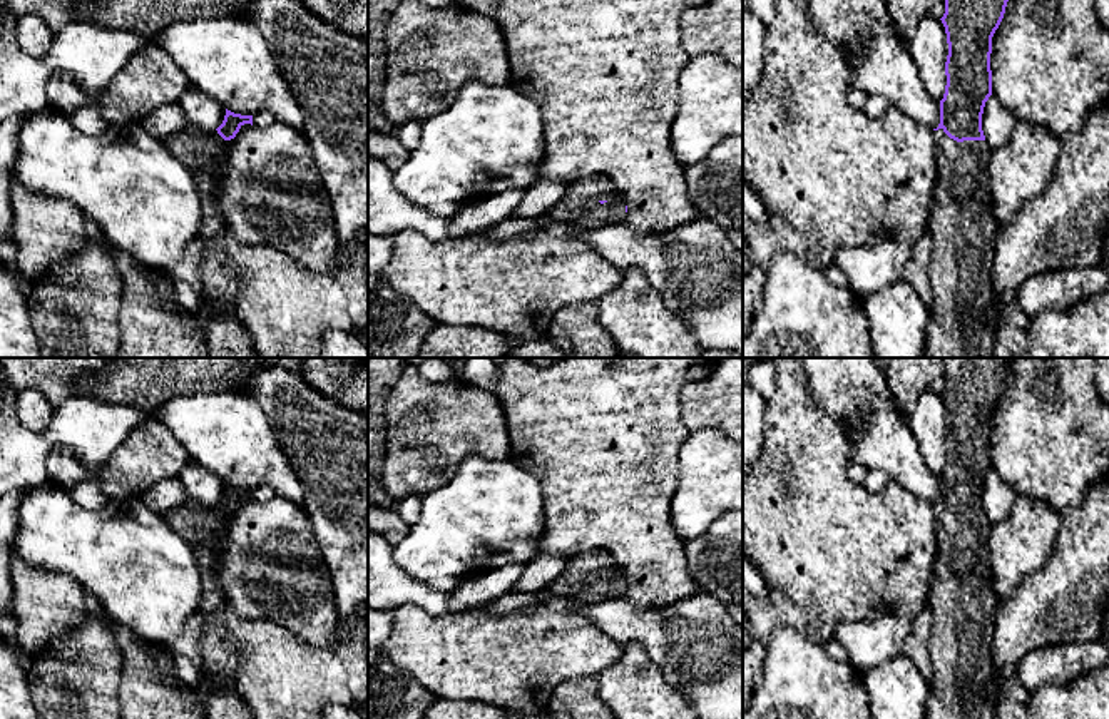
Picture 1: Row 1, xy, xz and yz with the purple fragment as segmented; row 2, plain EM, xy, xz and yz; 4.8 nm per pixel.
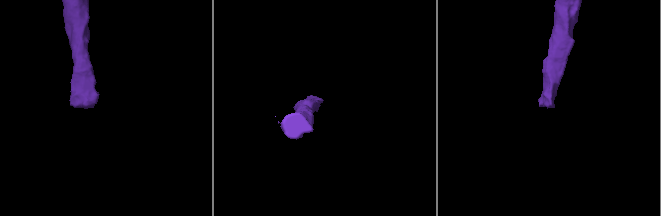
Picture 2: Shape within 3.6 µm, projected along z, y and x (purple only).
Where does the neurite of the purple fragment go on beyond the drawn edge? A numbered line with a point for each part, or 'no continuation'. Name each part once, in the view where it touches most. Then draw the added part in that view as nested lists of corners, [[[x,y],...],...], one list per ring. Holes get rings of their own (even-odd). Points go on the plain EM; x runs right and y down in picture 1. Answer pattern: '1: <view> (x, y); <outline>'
1: yz (962, 602); [[[943,503],[933,505],[935,560],[928,594],[932,612],[930,694],[925,719],[995,719],[995,702],[985,691],[1002,677],[994,667],[992,645],[1000,599],[992,589],[989,542],[992,523],[985,515],[950,513]]]

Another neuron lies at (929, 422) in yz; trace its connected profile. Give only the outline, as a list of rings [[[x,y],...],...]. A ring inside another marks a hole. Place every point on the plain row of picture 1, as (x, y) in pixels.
[[[925,391],[918,396],[915,408],[907,415],[922,456],[933,475],[940,477],[945,468],[945,436],[948,418],[940,393]]]

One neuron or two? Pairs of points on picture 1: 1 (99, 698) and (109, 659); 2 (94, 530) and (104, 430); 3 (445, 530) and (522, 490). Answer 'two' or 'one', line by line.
1: one
2: two
3: one

